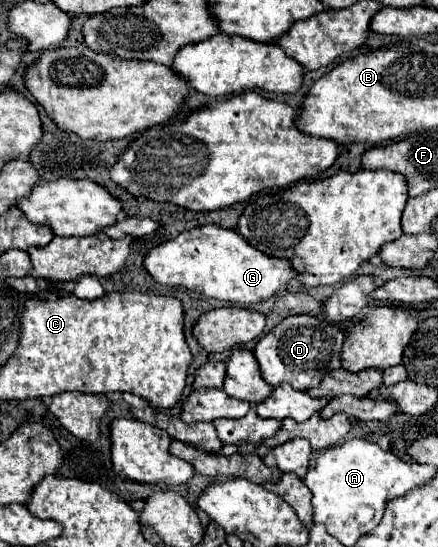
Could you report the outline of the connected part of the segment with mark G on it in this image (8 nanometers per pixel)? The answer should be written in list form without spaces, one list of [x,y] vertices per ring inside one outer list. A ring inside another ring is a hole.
[[[202,225],[180,233],[172,241],[152,247],[144,257],[144,269],[158,283],[186,287],[202,293],[204,297],[228,301],[240,307],[270,299],[280,287],[296,277],[288,261],[266,257],[248,245],[240,233],[222,229],[218,225]]]

